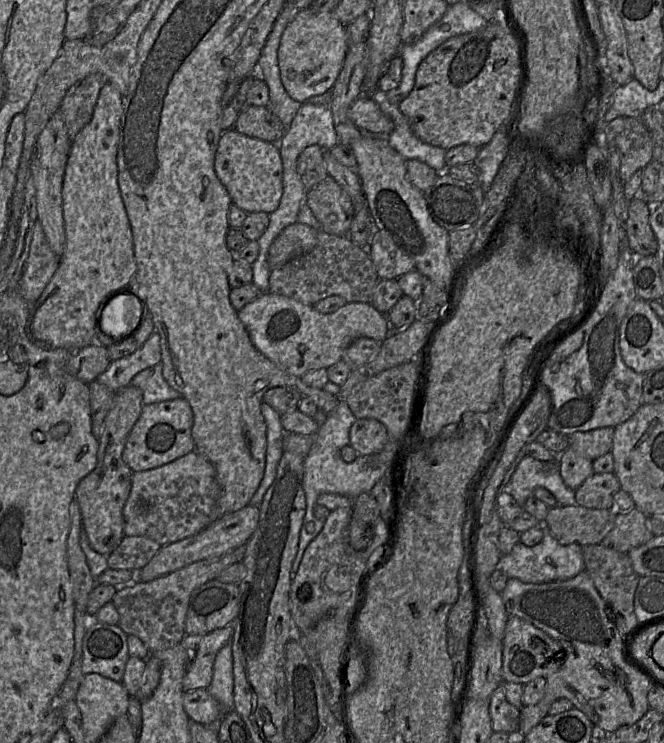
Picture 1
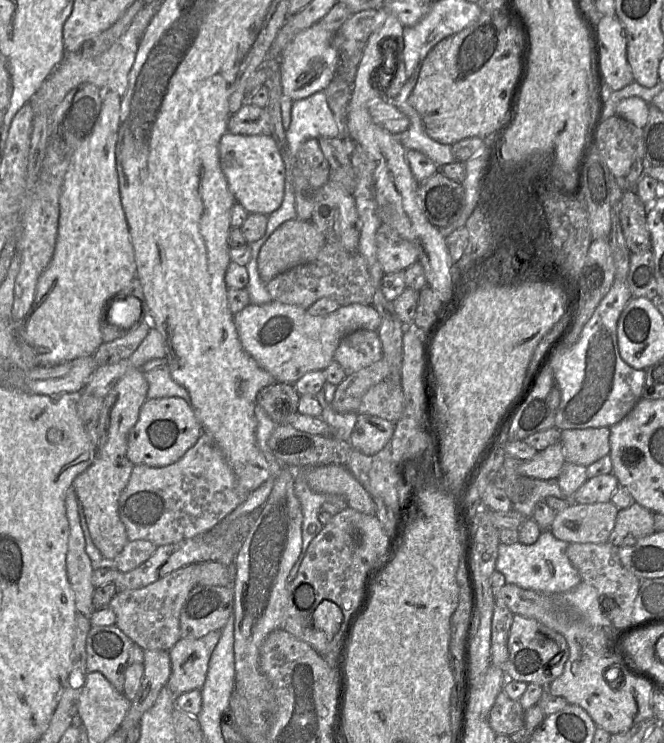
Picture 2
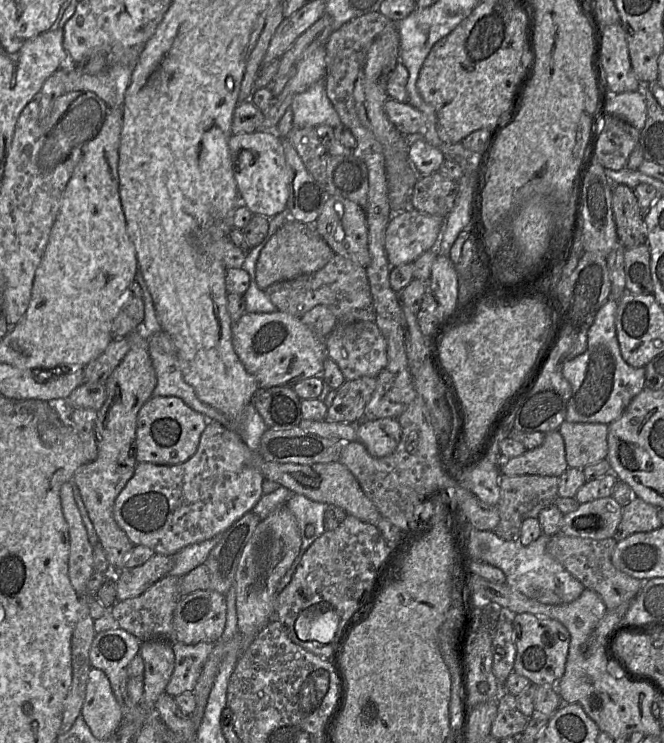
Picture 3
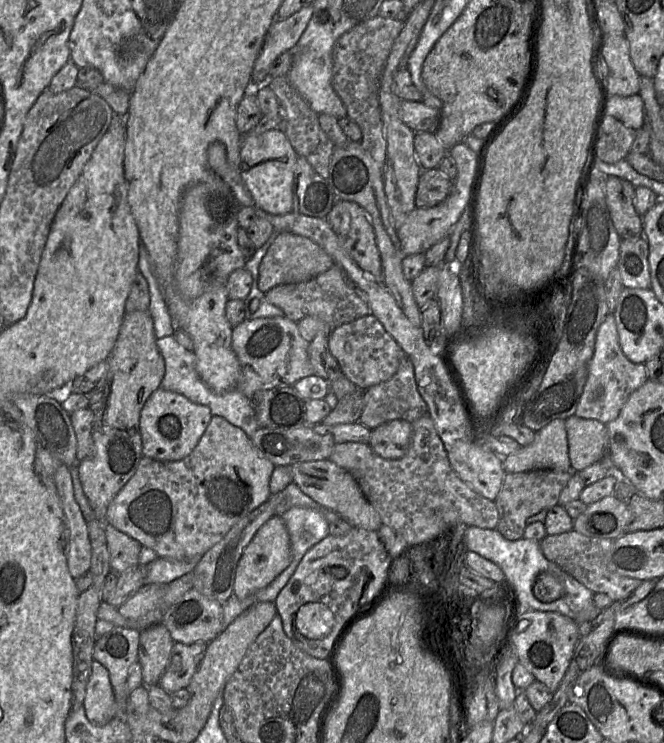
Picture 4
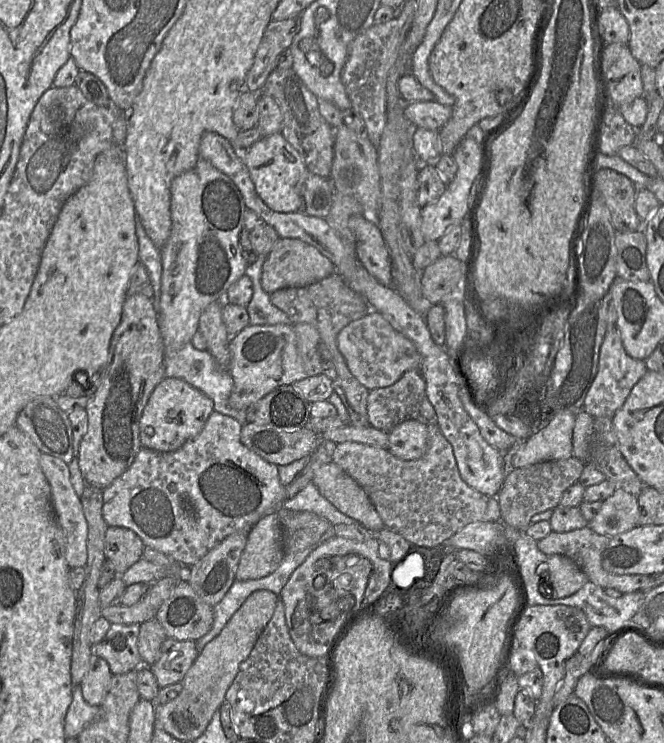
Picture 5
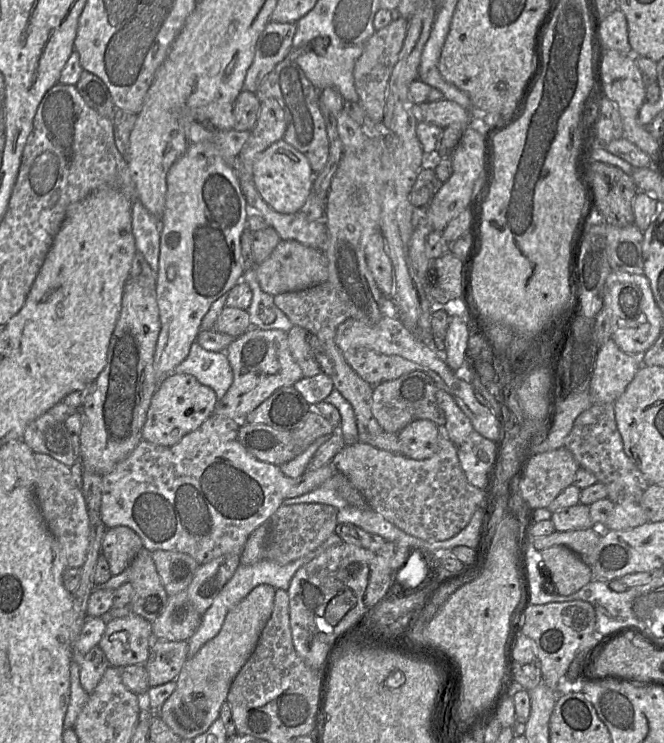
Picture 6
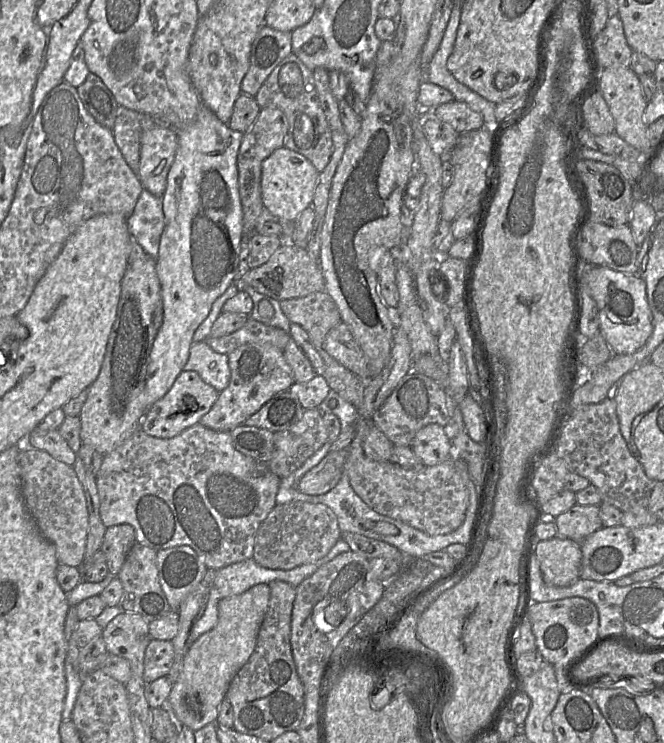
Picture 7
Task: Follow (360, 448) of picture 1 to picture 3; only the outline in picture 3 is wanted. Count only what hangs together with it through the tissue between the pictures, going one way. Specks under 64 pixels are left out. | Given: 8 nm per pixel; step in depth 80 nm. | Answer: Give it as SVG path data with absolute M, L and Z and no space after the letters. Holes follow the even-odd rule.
M388 417L349 424L357 425L357 441L363 443L374 457L392 454L401 439L402 430L397 418Z

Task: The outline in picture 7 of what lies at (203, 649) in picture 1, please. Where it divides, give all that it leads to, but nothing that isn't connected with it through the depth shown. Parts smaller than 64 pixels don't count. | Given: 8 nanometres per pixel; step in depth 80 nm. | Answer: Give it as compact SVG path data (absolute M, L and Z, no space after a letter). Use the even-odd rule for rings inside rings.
M152 639L144 657L143 680L149 684L160 677L167 676L174 662L172 641Z

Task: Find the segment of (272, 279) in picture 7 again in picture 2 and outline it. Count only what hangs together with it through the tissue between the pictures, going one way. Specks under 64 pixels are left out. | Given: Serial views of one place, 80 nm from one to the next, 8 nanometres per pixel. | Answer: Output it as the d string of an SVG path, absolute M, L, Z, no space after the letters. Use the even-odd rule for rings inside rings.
M298 218L285 221L263 244L258 255L258 272L261 280L267 284L275 276L298 265L313 261L326 244L323 233L312 221Z

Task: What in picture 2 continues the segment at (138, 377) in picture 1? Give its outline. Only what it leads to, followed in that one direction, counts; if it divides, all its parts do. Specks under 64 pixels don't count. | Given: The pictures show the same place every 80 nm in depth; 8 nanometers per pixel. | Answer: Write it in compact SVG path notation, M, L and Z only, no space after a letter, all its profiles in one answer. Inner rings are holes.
M166 357L148 361L141 367L148 382L148 399L180 397L190 404L188 391L171 376Z

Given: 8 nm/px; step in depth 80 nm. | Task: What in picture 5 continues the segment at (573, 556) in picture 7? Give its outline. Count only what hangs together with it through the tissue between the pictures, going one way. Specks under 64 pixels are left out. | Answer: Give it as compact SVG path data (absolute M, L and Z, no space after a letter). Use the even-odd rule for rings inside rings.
M559 554L549 555L547 562L539 565L537 573L541 577L541 594L551 599L571 596L589 581L573 560Z

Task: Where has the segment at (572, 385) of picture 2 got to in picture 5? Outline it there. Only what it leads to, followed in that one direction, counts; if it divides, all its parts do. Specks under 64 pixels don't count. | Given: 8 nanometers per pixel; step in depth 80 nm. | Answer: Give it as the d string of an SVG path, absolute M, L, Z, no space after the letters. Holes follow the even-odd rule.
M608 328L600 347L597 374L585 396L583 411L593 418L613 418L632 388L646 374L647 367L644 361L631 358L622 345L617 328Z

